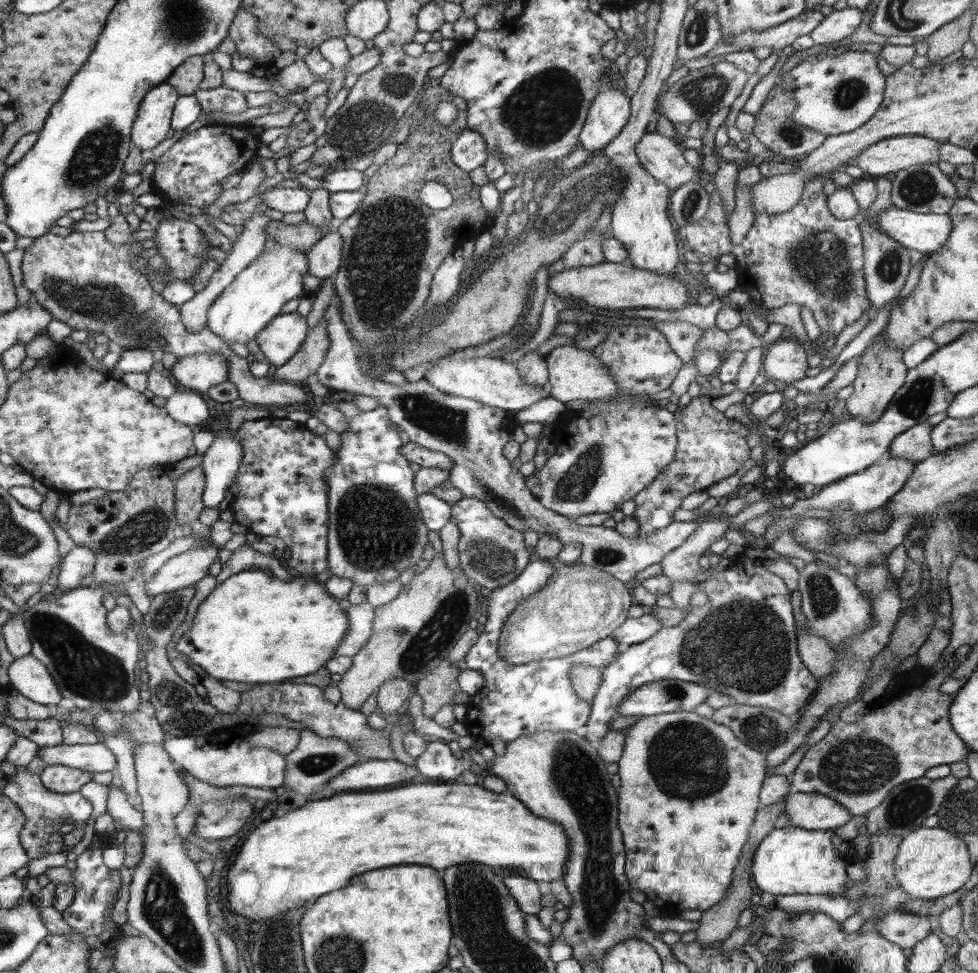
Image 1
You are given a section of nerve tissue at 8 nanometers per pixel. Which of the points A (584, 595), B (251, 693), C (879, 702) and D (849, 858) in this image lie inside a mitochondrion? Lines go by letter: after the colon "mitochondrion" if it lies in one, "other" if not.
A: other
B: other
C: other
D: other

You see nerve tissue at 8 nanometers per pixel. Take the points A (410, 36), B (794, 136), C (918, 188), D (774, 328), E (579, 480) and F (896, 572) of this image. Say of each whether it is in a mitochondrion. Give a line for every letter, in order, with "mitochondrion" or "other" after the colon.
A: other
B: mitochondrion
C: mitochondrion
D: other
E: mitochondrion
F: other

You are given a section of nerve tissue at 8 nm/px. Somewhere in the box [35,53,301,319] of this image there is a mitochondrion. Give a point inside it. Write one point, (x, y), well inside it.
(96, 156)

